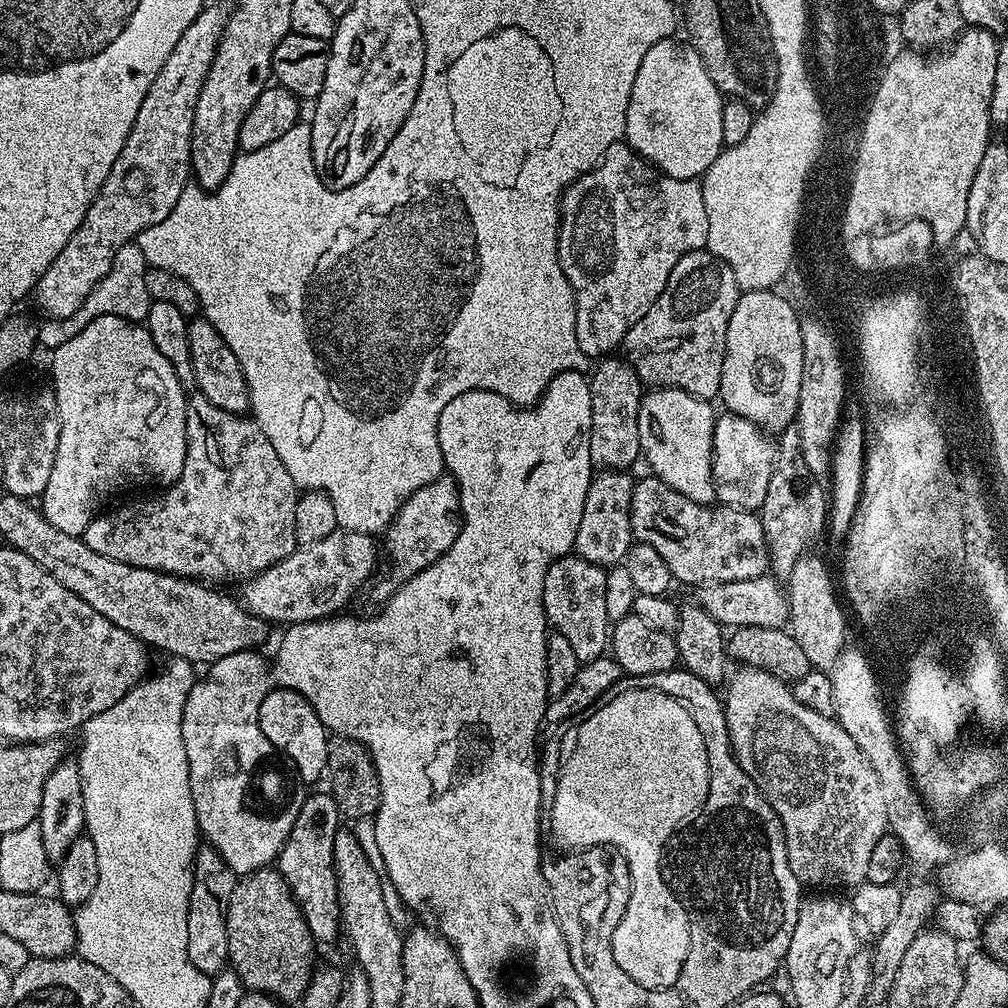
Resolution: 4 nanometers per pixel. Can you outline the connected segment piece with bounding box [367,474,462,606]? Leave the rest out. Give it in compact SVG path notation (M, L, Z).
M441 474L434 482L422 486L422 490L414 490L386 529L388 572L381 571L367 589L369 598L376 606L383 605L400 585L426 570L426 566L441 560L446 550L454 546L454 538L458 538L461 523L460 491L451 474Z

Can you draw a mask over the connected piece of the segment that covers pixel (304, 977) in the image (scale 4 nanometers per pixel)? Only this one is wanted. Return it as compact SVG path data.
M269 866L241 875L234 886L234 894L230 894L228 913L226 914L226 930L230 950L228 963L231 971L238 974L249 992L261 992L283 1002L285 1005L303 1001L304 991L312 982L314 965L317 963L314 941L306 926L306 918L293 898L292 892L281 878L275 867Z

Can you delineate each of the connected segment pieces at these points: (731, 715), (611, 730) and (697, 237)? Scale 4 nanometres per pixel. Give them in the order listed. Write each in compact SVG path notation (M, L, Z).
M744 666L736 671L731 673L730 683L727 685L728 693L725 691L722 696L726 724L730 730L730 742L734 754L738 758L738 766L742 766L742 770L746 770L746 774L750 774L754 786L758 786L758 790L766 798L766 802L770 802L770 806L774 806L774 814L778 814L778 818L782 822L782 830L786 838L786 854L790 862L790 870L794 870L794 878L798 878L798 882L805 889L855 889L856 885L867 880L866 869L870 866L870 853L874 851L874 846L878 846L878 838L882 838L888 831L886 801L882 799L882 785L878 783L878 774L874 774L874 766L870 766L870 762L866 762L866 754L862 754L862 750L858 750L858 742L854 742L854 738L850 738L850 734L846 734L846 730L842 730L842 726L836 723L832 716L823 716L818 714L818 710L810 710L810 706L802 706L802 702L798 702L794 698L791 687L785 681L779 680L774 674L761 668Z
M639 687L632 688L629 692L617 691L611 699L601 703L599 707L589 711L583 719L576 722L581 722L581 724L573 723L571 725L573 728L565 736L559 737L562 754L560 773L557 778L557 793L550 809L550 815L552 815L550 832L554 840L562 840L562 826L578 826L576 832L580 832L580 850L607 846L619 855L626 857L628 866L634 866L636 874L652 874L654 865L658 863L656 855L660 852L660 844L666 843L667 840L668 842L671 841L681 825L691 821L696 813L704 807L704 799L708 793L708 767L706 766L706 745L702 742L702 734L694 723L694 718L690 718L690 710L687 704L683 700L675 700L653 688Z
M621 142L610 146L606 154L600 159L595 168L591 168L586 174L582 174L577 180L564 189L560 198L560 233L558 234L558 258L562 266L562 274L570 282L576 299L576 333L578 334L578 346L582 354L590 358L604 358L615 353L623 345L624 335L658 302L662 290L666 290L666 282L670 278L670 270L678 266L678 262L691 252L701 251L708 243L708 223L706 222L706 202L702 198L699 179L683 180L682 178L670 178L667 174L649 164L637 154L627 143Z

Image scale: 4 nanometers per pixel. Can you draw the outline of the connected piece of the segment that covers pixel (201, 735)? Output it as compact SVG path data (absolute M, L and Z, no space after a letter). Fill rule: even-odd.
M256 650L226 654L226 658L218 658L207 665L204 677L197 679L186 698L186 706L182 710L182 746L186 746L186 762L190 770L190 794L194 798L194 814L200 835L207 847L218 850L226 862L232 867L232 740L244 740L244 736L252 736L252 768L248 768L248 779L244 780L244 792L240 792L240 812L248 812L248 816L256 816L264 828L272 828L276 820L288 820L294 826L294 818L298 818L298 810L302 810L306 792L302 790L293 767L278 749L272 745L270 738L262 734L262 726L258 722L258 710L264 697L273 683L268 673L269 661L260 657Z

